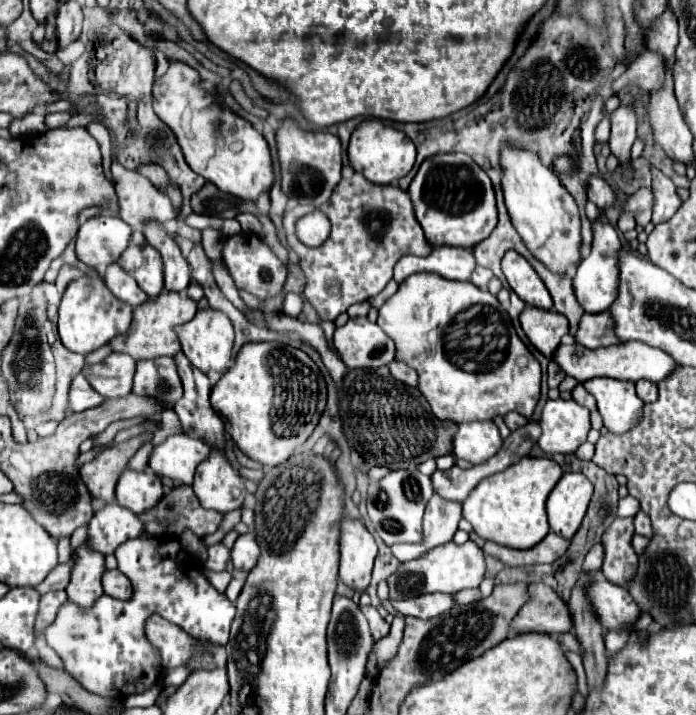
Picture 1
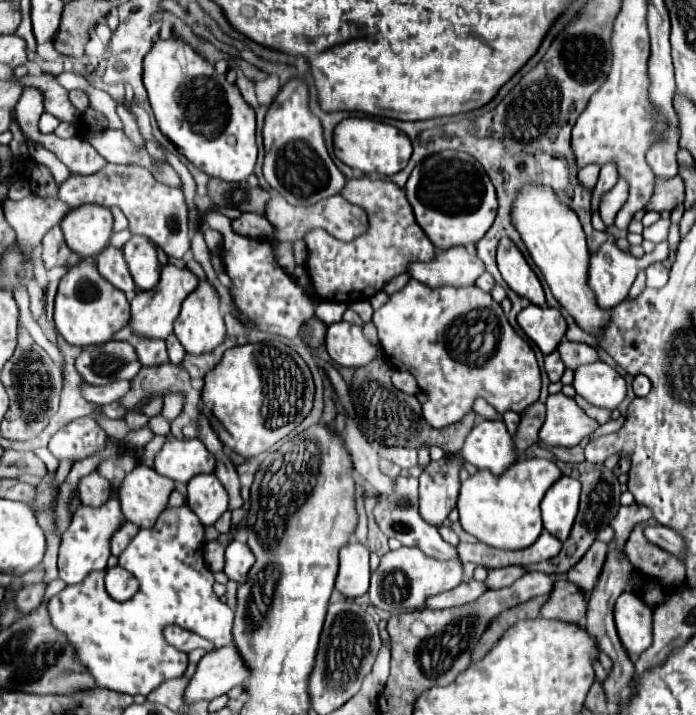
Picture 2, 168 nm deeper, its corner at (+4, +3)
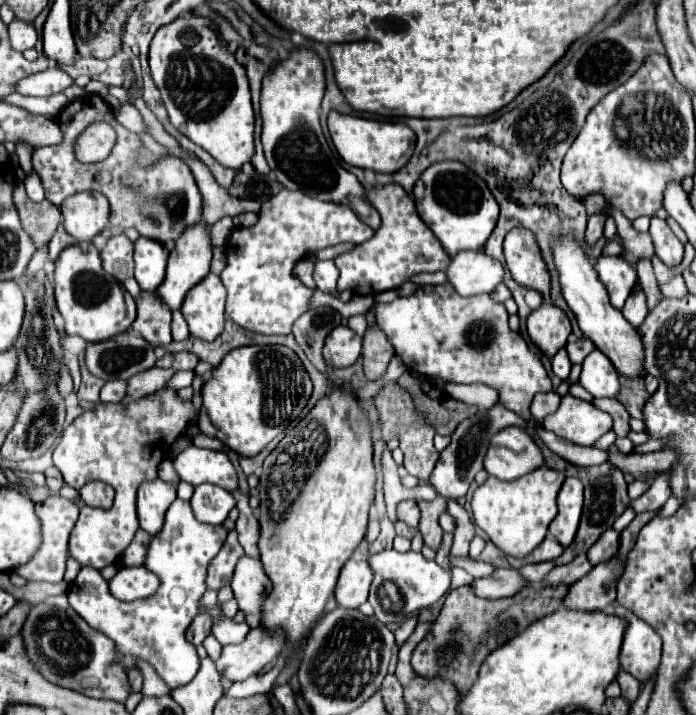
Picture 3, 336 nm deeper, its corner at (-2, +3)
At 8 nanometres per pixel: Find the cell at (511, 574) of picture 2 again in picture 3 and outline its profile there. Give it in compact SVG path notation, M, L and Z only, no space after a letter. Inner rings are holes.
M546 561L546 563L536 563L536 565L524 565L520 571L522 571L522 577L526 577L530 583L538 585L550 573L550 569L554 565L556 565L554 561Z

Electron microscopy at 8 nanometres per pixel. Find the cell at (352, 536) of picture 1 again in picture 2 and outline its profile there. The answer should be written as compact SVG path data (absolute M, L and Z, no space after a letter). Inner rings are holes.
M350 541L340 551L340 571L336 577L336 589L344 597L360 597L368 591L370 551L358 541Z

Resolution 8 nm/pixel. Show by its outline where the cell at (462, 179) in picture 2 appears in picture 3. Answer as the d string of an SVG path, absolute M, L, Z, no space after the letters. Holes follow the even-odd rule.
M444 161L428 167L418 179L412 195L418 207L418 215L432 229L450 257L466 249L476 251L484 247L498 221L498 203L484 181L476 177L466 165L456 161Z

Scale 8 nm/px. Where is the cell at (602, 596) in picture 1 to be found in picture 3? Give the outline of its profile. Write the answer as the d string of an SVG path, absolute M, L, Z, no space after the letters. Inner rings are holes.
M616 605L614 613L628 621L628 629L620 653L622 669L632 677L636 677L640 683L646 683L660 665L662 639L648 623L638 621L638 617L628 609Z

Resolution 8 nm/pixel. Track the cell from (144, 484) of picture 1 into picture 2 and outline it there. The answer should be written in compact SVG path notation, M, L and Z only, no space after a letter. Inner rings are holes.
M142 463L136 465L124 477L118 489L118 499L124 517L128 521L134 521L142 529L148 529L166 509L172 489L172 479L158 475L152 467L146 467Z

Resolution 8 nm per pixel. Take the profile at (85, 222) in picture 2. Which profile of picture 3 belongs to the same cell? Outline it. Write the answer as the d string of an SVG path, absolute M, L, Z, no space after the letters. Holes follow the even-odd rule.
M80 191L68 197L60 205L64 229L78 239L88 243L94 235L108 227L108 199L96 191Z

